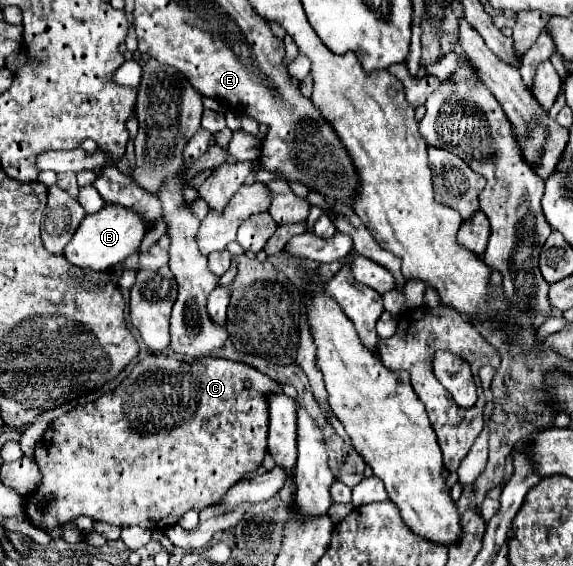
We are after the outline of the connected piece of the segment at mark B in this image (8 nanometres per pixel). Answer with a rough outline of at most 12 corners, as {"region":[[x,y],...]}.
{"region":[[103,205],[65,247],[69,263],[105,271],[139,251],[137,211]]}

